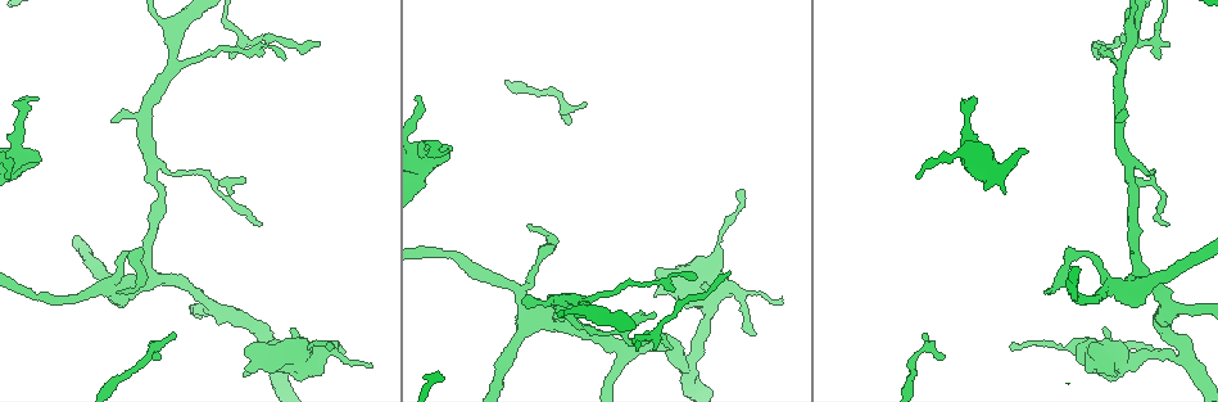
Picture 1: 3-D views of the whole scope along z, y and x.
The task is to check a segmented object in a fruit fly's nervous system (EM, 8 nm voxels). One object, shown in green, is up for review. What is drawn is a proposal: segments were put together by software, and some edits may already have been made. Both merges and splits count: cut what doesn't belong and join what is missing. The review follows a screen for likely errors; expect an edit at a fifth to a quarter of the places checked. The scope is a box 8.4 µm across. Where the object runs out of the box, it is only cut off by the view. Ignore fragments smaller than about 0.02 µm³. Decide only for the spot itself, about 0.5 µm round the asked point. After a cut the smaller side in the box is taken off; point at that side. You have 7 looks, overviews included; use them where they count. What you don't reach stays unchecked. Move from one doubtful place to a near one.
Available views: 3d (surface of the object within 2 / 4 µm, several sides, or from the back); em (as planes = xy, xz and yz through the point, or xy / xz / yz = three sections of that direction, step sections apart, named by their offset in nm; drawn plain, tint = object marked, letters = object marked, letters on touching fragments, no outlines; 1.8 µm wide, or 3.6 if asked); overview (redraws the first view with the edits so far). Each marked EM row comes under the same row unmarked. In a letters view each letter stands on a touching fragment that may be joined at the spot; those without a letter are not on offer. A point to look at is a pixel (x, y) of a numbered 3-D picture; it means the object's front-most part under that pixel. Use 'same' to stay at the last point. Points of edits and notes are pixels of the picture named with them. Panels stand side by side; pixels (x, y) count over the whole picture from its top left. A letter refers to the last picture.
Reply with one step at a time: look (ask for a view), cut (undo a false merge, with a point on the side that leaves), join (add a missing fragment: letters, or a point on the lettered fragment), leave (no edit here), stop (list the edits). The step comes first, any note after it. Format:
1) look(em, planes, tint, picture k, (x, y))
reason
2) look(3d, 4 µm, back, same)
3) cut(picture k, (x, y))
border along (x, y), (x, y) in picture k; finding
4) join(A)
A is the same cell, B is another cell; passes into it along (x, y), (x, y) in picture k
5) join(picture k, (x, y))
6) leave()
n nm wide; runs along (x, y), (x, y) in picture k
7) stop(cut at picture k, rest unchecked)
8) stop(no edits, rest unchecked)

look(em, xz, step 8, tint, picture 1, (589, 311))
three-way junction

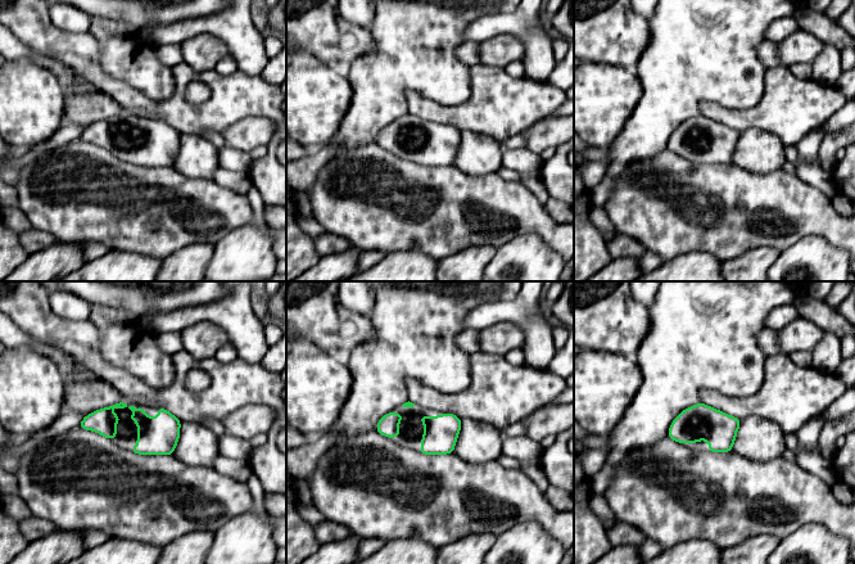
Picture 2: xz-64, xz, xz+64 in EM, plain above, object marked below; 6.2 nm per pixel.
look(em, xz, step 8, letters, same)

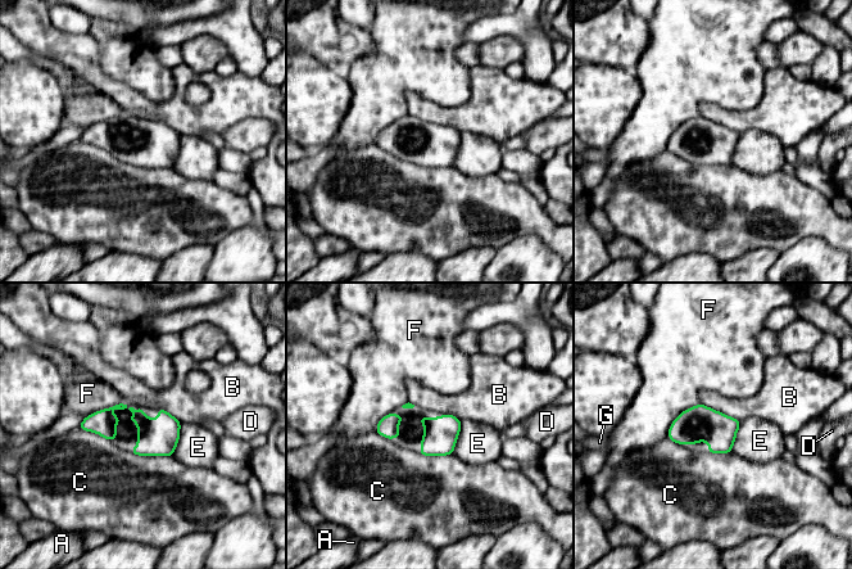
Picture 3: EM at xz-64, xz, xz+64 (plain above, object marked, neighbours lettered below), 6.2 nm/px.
leave()
200 nm wide; A, B, C, D, E, F and G are other cells; continuous, no second neuron

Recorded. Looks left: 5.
look(em, planes, letters, picture 1, (972, 97))
an open end

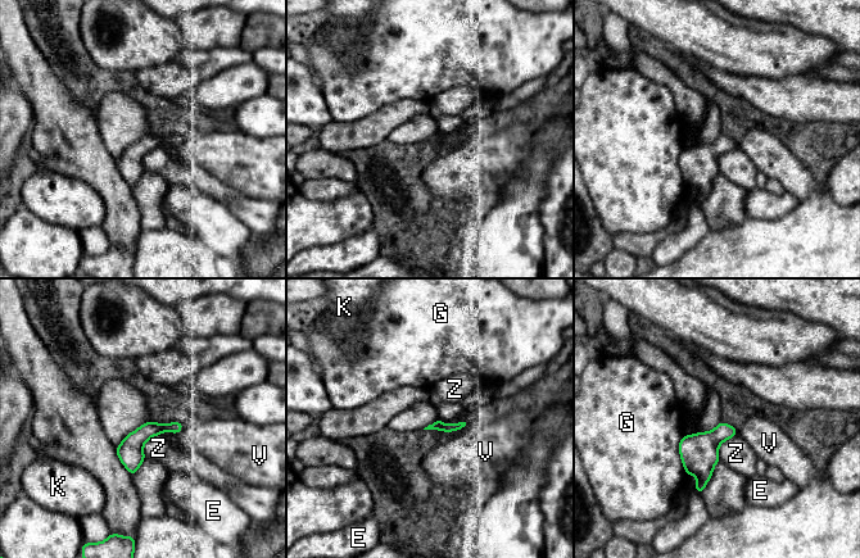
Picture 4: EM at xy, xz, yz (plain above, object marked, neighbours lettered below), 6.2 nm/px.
leave()
E, G, K, V and Z are other cells; none of them fits

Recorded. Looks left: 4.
look(3d, 4 µm, picture 1, (527, 226))
branch stops here

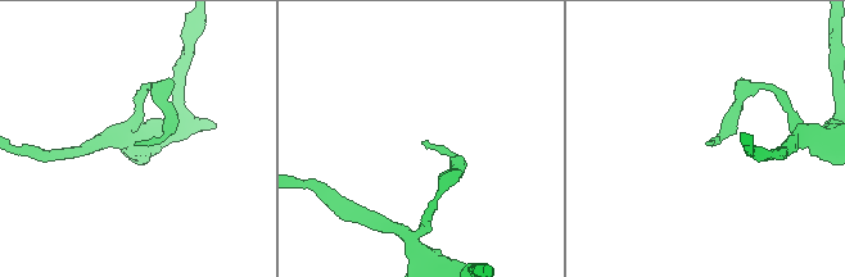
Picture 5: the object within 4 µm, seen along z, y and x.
look(em, planes, letters, picture 5, (423, 143))

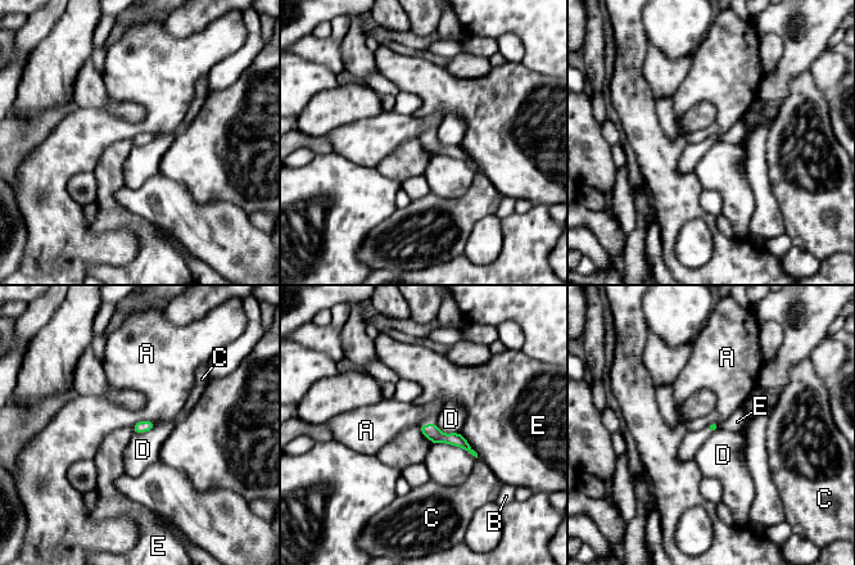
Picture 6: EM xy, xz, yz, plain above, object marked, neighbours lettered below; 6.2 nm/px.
leave()
E touches over 200 nm; A, B, C, D and E are other cells; border along (435, 423), (443, 433), (458, 433) in picture 6; none of them fits

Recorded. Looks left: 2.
stop(no edits, rest unchecked)

